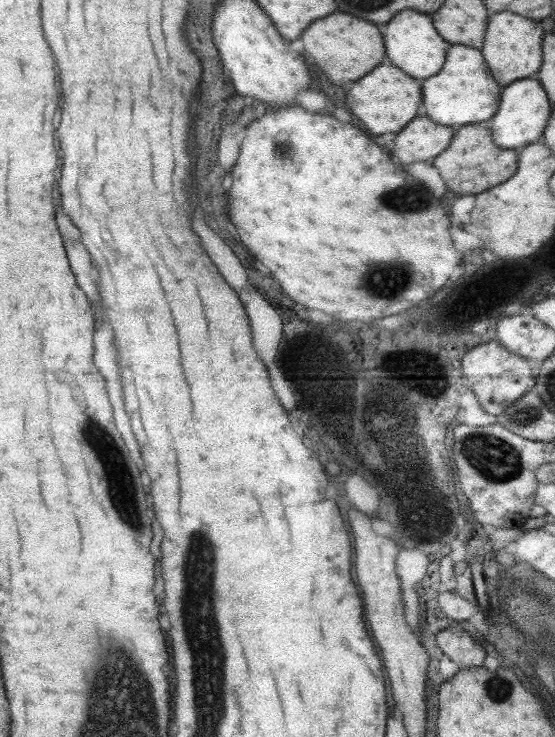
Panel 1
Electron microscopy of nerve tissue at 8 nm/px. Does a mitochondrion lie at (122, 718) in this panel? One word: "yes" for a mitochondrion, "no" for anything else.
yes

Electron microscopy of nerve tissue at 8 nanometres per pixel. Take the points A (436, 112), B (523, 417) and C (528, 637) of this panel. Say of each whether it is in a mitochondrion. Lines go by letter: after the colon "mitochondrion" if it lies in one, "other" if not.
A: other
B: mitochondrion
C: other

